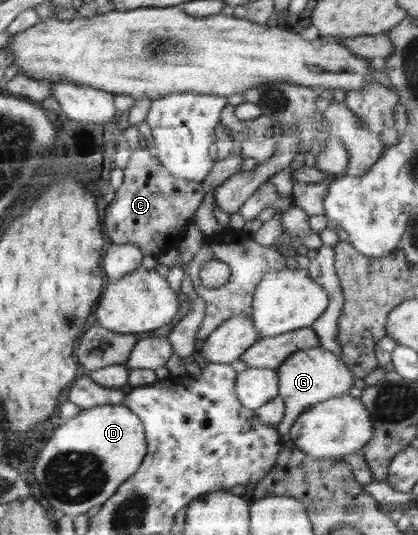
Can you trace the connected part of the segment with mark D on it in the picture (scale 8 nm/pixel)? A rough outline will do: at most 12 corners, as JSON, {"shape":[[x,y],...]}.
{"shape":[[121,404],[82,411],[34,461],[47,507],[74,519],[146,453]]}

